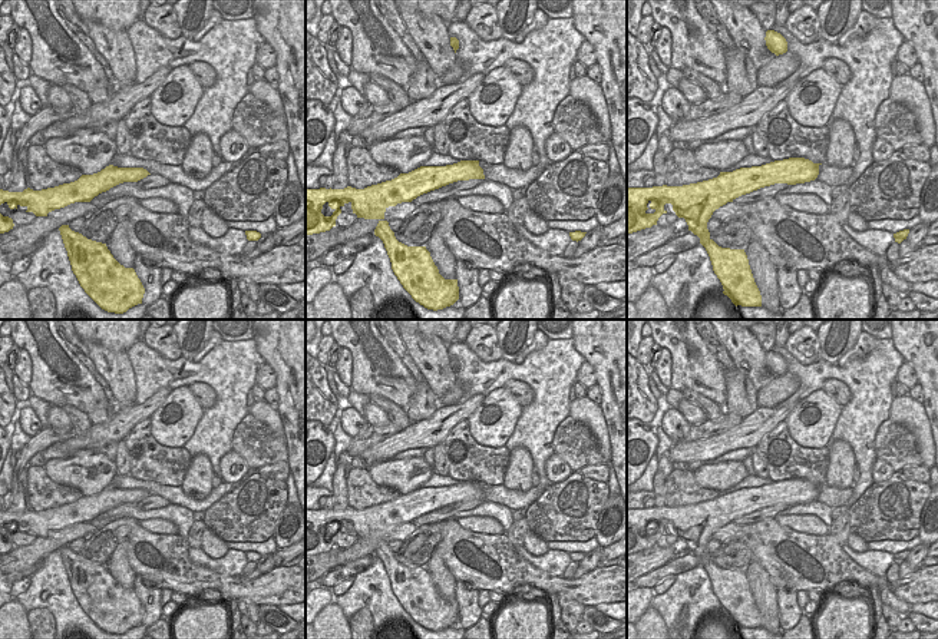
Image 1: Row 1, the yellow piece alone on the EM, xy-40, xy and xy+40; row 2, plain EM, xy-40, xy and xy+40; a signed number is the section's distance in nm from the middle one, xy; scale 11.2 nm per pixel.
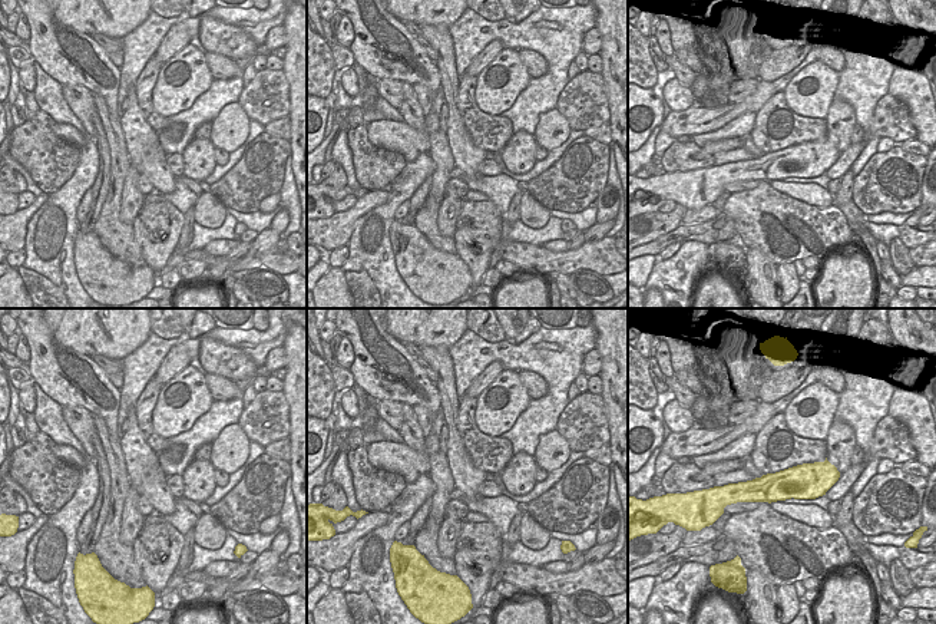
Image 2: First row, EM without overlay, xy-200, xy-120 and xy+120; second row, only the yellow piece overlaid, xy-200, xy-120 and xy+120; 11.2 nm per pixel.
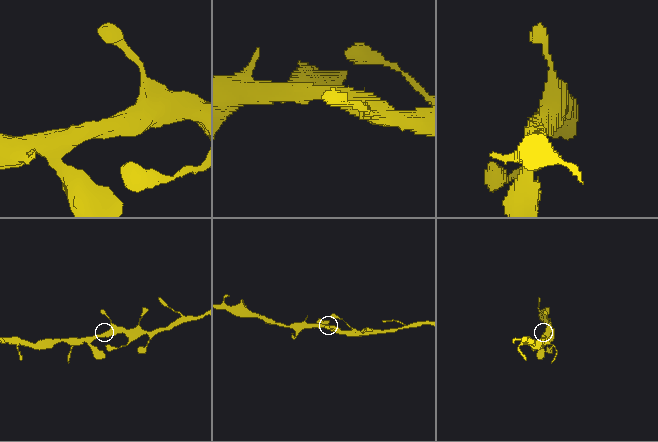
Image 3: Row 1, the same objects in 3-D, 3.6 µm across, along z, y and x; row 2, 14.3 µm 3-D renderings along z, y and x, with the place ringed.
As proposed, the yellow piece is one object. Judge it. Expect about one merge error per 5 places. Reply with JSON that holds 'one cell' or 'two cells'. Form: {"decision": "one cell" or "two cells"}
{"decision": "one cell"}

